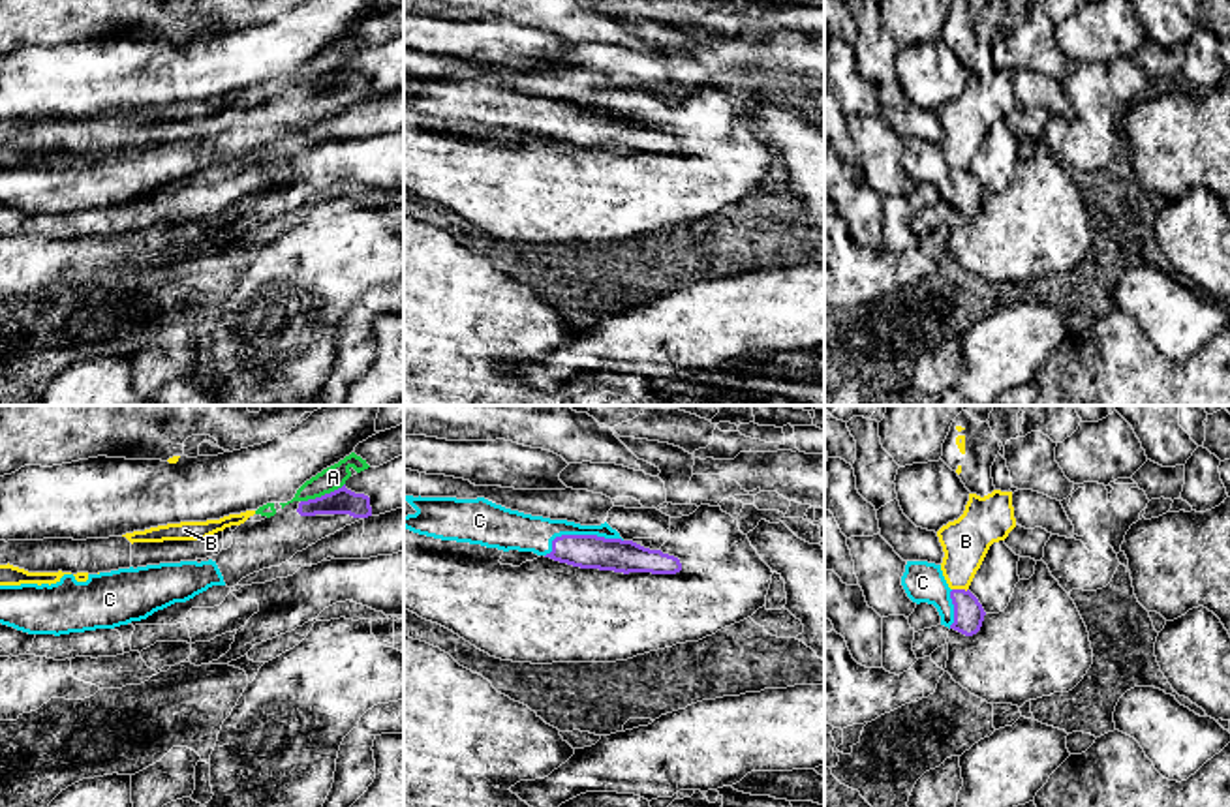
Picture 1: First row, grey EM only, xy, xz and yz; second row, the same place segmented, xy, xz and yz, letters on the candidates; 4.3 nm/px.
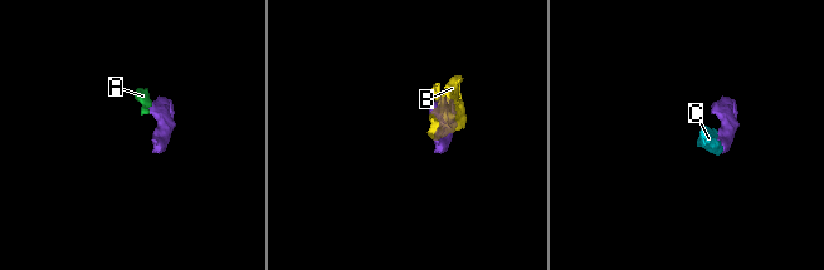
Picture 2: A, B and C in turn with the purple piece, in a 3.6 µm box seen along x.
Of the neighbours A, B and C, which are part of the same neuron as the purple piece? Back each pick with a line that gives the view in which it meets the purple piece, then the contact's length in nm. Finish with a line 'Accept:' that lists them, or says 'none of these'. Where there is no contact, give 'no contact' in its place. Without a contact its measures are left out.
C: contact in xz; length 340 nm
Accept: C

